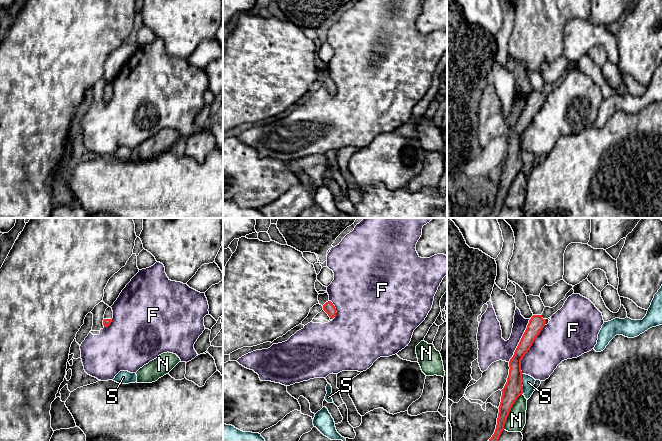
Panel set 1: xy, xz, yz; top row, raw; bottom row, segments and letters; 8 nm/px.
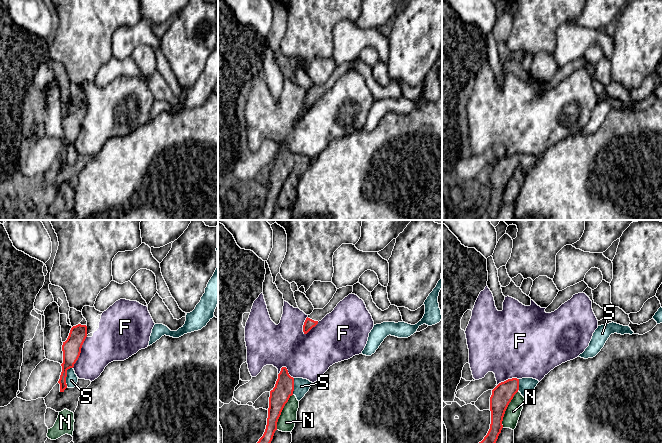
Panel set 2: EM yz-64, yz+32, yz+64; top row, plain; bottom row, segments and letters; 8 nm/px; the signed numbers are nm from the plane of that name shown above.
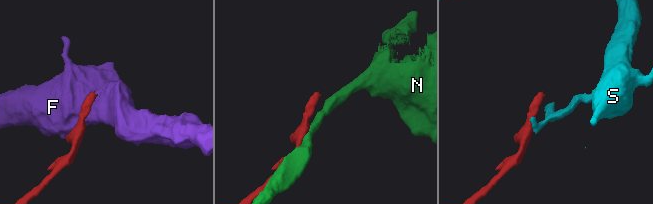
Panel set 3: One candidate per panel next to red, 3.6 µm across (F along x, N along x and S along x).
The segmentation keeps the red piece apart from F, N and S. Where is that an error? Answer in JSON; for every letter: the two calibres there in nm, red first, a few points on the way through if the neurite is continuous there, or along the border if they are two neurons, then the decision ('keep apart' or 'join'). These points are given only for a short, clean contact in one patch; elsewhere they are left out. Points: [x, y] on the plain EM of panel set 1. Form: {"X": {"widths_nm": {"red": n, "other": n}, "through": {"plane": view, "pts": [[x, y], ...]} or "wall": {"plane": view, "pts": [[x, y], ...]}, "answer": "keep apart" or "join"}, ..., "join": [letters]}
{"F": {"widths_nm": {"red": 120, "other": 320}, "answer": "keep apart"}, "N": {"widths_nm": {"red": 150, "other": 160}, "wall": {"plane": "yz", "pts": [[522, 169], [513, 180], [503, 205]]}, "answer": "keep apart"}, "S": {"widths_nm": {"red": 150, "other": 100}, "wall": {"plane": "yz", "pts": [[521, 150], [523, 169]]}, "answer": "keep apart"}, "join": []}

